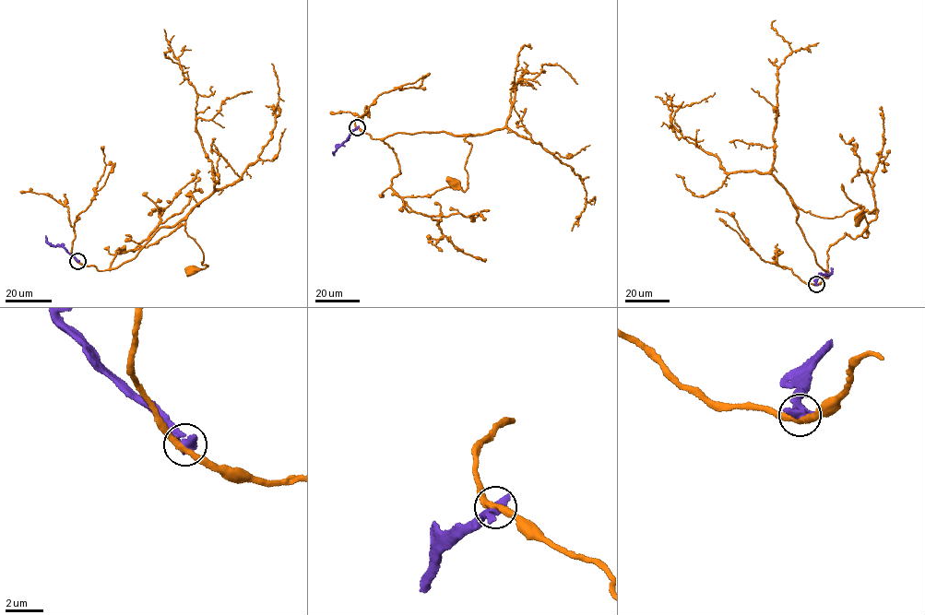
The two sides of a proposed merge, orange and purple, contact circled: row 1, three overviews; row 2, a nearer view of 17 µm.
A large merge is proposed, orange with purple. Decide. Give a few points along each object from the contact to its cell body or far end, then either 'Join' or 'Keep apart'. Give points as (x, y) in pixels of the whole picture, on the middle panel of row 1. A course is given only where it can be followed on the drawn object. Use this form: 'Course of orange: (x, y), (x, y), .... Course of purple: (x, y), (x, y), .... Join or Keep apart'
Course of orange: (357, 127), (375, 139), (404, 132), (467, 136), (467, 188), (453, 183). Course of purple: (357, 127), (338, 145), (334, 154). Keep apart

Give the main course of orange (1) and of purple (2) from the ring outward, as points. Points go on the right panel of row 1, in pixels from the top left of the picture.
1: (816, 284), (828, 276), (816, 263), (796, 222), (795, 205), (815, 216), (833, 218), (863, 206), (858, 218)
2: (816, 284), (818, 277), (829, 275), (831, 267)

